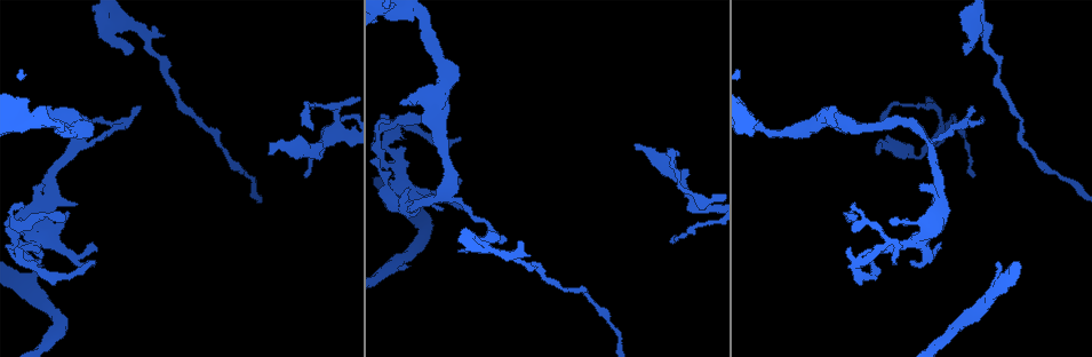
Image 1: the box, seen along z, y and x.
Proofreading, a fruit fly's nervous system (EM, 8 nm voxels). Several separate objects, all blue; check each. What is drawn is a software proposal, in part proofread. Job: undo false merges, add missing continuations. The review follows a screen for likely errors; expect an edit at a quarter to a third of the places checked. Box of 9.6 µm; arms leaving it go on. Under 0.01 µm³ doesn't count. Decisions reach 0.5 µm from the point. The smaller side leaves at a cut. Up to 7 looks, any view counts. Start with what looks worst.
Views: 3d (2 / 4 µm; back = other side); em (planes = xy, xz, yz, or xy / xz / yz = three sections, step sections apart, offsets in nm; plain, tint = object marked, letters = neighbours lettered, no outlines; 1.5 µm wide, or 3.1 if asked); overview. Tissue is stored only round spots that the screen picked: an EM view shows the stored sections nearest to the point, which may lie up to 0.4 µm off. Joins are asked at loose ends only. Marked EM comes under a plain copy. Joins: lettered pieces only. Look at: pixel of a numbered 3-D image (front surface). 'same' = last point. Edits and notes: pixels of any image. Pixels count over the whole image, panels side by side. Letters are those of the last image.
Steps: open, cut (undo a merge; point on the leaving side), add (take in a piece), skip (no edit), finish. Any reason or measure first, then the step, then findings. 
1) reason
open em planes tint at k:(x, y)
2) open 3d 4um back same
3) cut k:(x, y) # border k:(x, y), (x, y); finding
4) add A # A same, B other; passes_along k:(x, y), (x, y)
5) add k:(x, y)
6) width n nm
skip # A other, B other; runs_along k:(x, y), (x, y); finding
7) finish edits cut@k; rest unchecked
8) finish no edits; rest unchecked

open 3d 2um at 1:(407, 265)

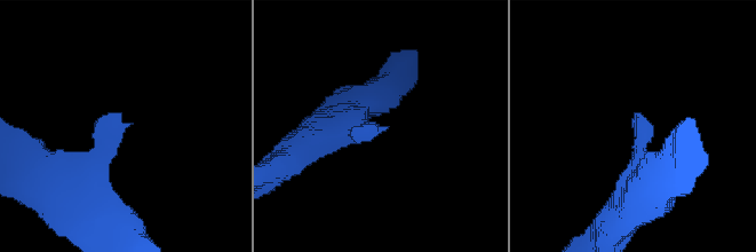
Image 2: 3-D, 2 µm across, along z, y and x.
open em planes letters at 2:(388, 127)

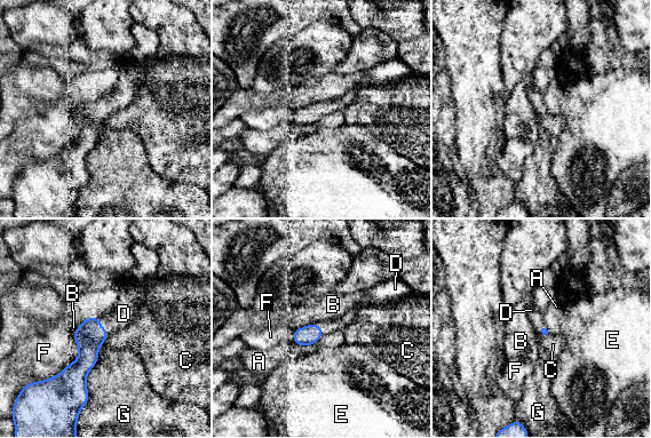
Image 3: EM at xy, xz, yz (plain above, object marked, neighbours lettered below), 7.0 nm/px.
add D # A other, B other, C other, D same, E other, F other, G other; the neuron continues

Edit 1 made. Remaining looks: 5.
free end
open em xy step 4 letters at 1:(271, 155)

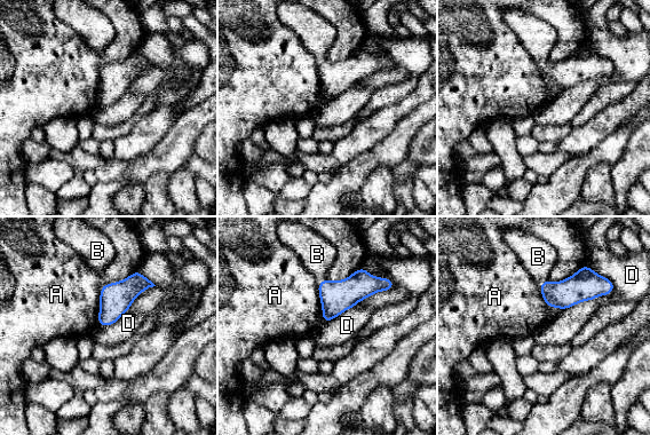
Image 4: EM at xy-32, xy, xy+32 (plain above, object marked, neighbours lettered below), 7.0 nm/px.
width 150 nm
add B # A other, B same, D other; passes_along 4:(563, 294), (544, 282), (538, 256); the neuron continues

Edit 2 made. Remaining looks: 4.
redraw
open overview

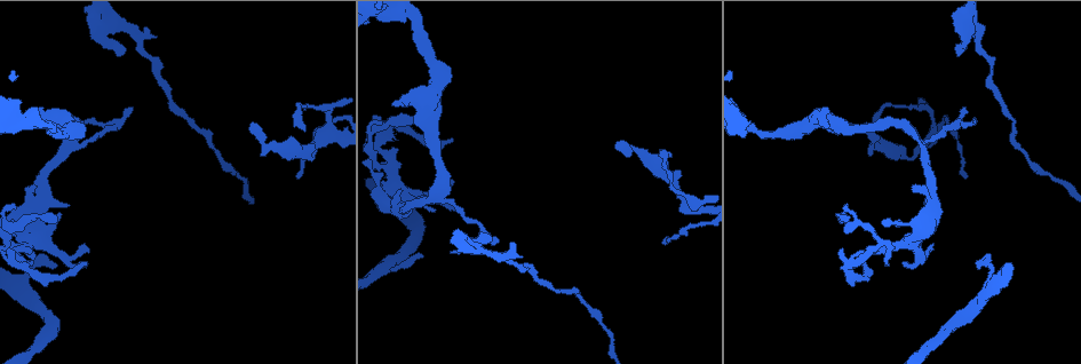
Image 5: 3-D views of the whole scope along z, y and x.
branch stops here
open em yz step 4 letters at 5:(828, 127)

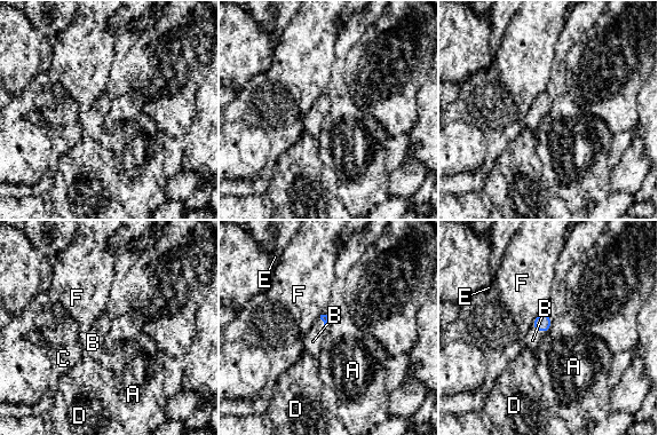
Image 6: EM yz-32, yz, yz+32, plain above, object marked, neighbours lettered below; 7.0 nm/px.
add B # A other, B same, C other, D other, E other, F other; the neuron continues

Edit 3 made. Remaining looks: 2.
finish edits add@3, add@4, add@6; rest unchecked

